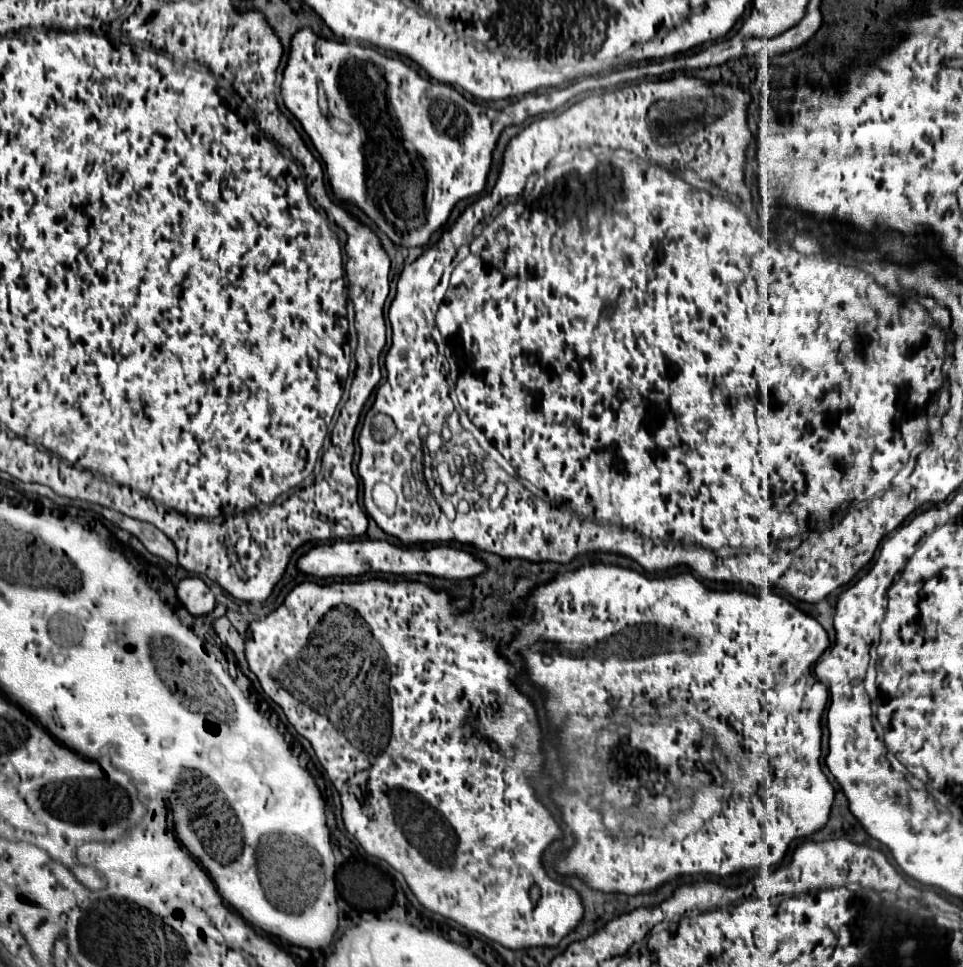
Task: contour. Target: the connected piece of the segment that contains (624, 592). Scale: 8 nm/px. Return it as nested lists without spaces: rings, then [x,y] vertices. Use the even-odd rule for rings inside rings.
[[[603,563],[559,575],[549,585],[541,585],[529,603],[535,603],[535,613],[521,625],[511,647],[523,655],[531,681],[545,687],[545,707],[549,713],[569,711],[613,717],[613,707],[621,707],[633,717],[631,701],[635,695],[645,695],[653,705],[663,709],[671,707],[679,697],[693,701],[709,717],[727,719],[737,733],[741,733],[741,725],[757,727],[757,721],[761,721],[767,761],[773,771],[773,781],[759,787],[757,795],[725,803],[699,833],[683,841],[647,833],[639,841],[613,839],[601,815],[589,825],[581,823],[577,829],[573,827],[577,837],[575,847],[557,863],[559,873],[577,873],[591,889],[605,893],[649,893],[677,875],[709,873],[725,877],[743,869],[769,869],[781,863],[791,841],[809,837],[827,823],[835,795],[819,767],[821,713],[827,703],[827,687],[811,673],[811,667],[827,649],[829,639],[813,617],[773,592],[763,591],[761,597],[753,597],[743,591],[711,591],[689,573],[675,577],[647,576]]]

